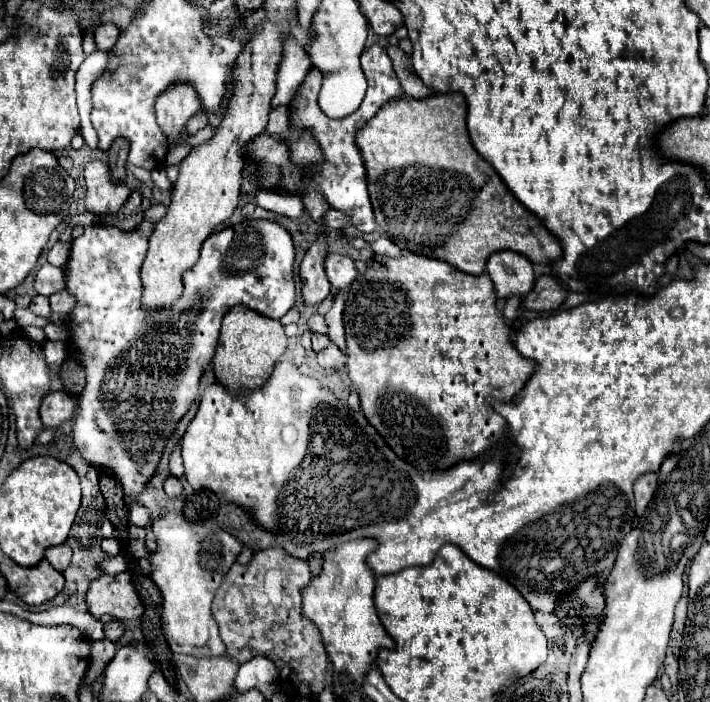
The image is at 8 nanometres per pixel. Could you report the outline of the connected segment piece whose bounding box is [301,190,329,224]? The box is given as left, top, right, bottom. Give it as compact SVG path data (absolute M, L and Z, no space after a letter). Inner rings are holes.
M309 190L309 192L307 192L307 194L303 194L301 198L303 198L305 210L309 212L309 216L311 216L317 224L321 224L321 220L319 220L319 218L323 218L323 216L325 216L325 212L329 210L329 206L327 206L327 204L325 204L325 200L323 200L323 196L319 196L319 192L315 192L315 190Z

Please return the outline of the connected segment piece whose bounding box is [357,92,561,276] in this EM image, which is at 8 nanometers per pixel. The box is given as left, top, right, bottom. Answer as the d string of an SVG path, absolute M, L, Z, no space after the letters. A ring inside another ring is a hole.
M459 92L433 94L423 100L389 100L379 108L367 126L357 134L357 146L367 172L367 188L379 230L399 248L429 258L441 258L467 274L483 274L487 258L499 250L513 250L531 262L549 264L561 256L557 238L541 226L541 220L529 212L507 190L499 174L471 146L467 134L467 102Z

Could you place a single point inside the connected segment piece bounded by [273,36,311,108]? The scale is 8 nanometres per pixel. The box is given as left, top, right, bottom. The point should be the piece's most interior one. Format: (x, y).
(292, 71)

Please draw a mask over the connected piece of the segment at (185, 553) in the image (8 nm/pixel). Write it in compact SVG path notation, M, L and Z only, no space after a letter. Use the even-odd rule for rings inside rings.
M177 512L153 520L151 528L159 544L159 550L149 556L153 566L151 578L163 596L161 626L171 652L189 656L223 656L225 644L219 636L211 602L223 576L241 552L239 540L223 532L213 520L191 524Z

